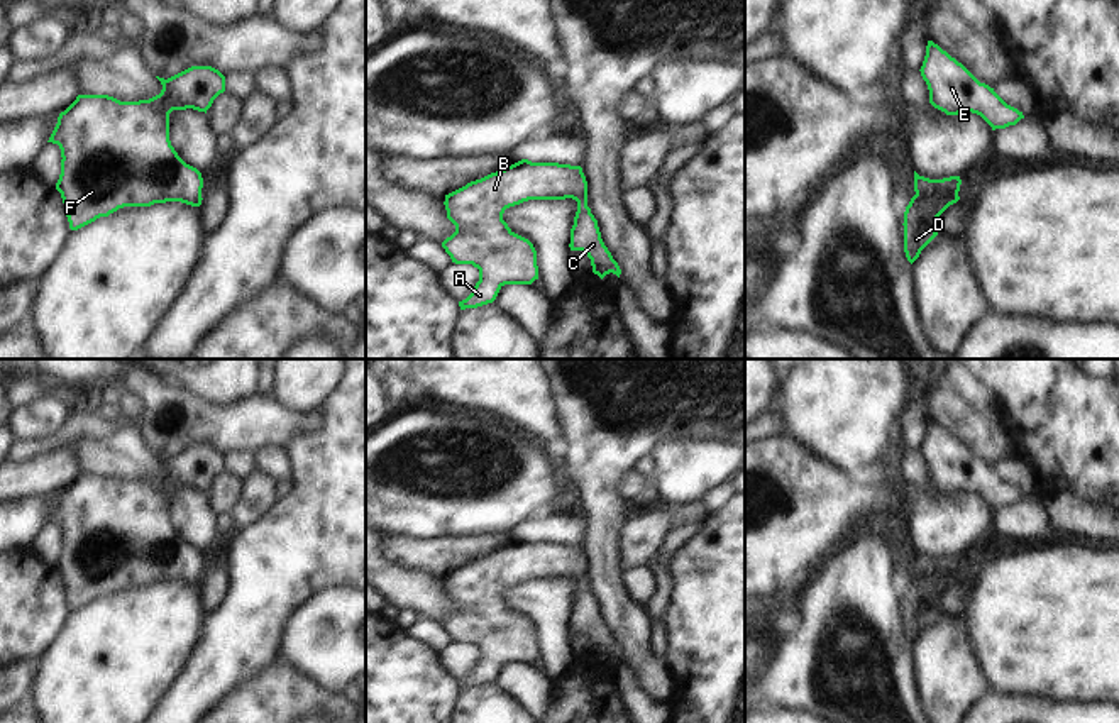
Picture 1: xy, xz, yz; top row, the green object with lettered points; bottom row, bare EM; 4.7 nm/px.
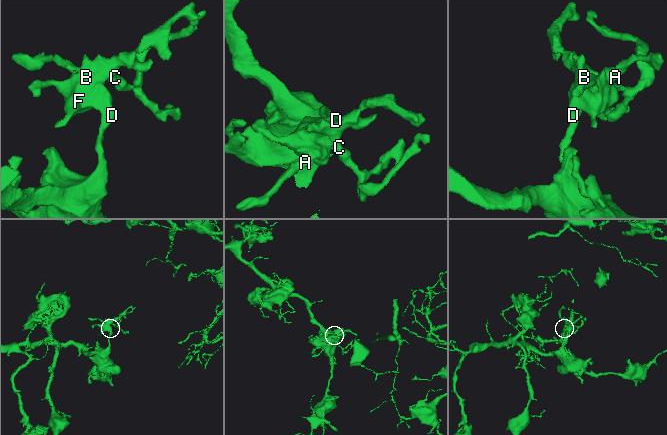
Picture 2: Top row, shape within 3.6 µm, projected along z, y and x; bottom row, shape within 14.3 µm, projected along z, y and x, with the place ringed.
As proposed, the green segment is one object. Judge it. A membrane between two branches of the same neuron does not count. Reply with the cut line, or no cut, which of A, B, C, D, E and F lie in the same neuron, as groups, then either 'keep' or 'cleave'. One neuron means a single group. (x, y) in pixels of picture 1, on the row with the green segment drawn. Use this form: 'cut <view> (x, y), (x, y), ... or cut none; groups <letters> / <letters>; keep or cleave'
cut none; groups A B C D E F; keep

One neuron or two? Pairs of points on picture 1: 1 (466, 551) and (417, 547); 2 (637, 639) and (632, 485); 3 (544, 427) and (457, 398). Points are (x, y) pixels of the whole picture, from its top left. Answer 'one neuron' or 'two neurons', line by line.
1: one neuron
2: two neurons
3: one neuron

